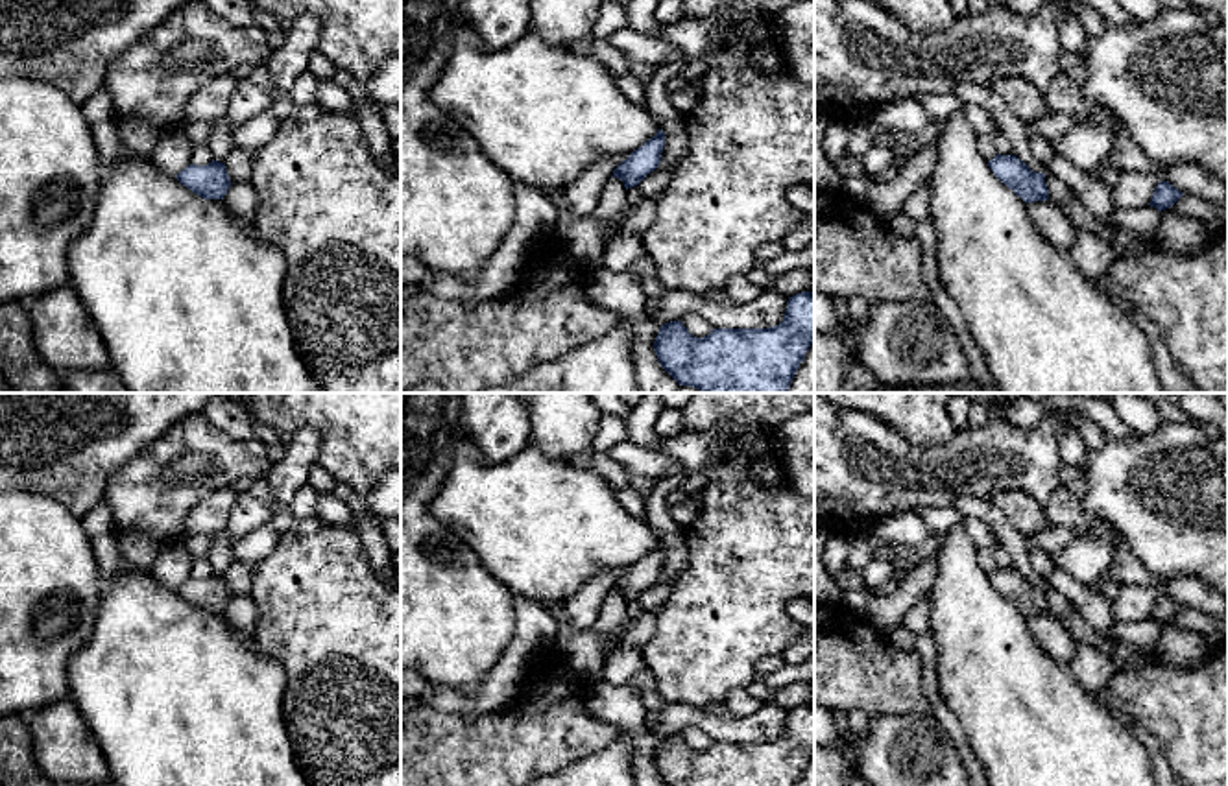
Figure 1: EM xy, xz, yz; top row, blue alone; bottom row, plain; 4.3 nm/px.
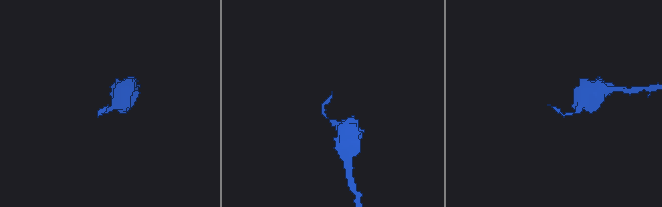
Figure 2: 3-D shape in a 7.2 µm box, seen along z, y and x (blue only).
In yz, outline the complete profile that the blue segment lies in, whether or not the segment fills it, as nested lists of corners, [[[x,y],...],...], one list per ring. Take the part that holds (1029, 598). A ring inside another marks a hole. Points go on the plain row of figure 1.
[[[997,566],[992,574],[988,574],[988,579],[993,585],[993,589],[1025,616],[1049,613],[1045,587],[1032,585],[1016,568]]]

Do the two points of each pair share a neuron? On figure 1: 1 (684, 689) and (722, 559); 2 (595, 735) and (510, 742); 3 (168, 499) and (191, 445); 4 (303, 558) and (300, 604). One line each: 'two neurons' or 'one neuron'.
1: one neuron
2: one neuron
3: one neuron
4: one neuron

